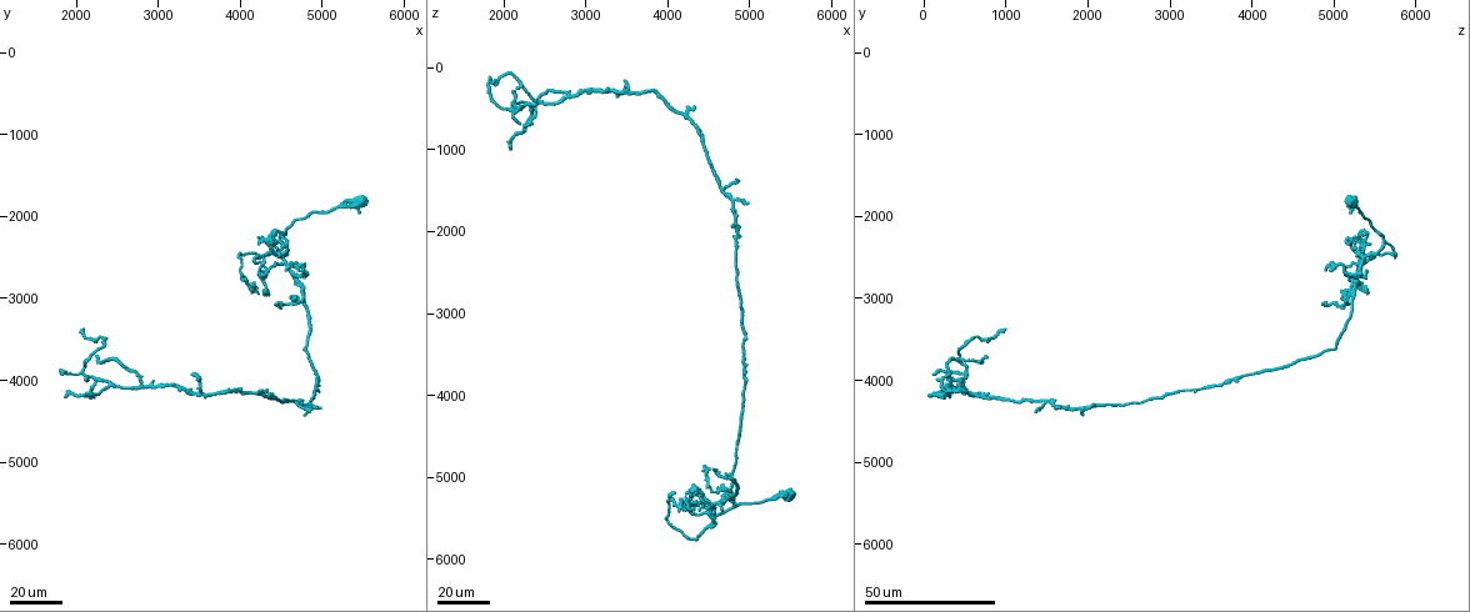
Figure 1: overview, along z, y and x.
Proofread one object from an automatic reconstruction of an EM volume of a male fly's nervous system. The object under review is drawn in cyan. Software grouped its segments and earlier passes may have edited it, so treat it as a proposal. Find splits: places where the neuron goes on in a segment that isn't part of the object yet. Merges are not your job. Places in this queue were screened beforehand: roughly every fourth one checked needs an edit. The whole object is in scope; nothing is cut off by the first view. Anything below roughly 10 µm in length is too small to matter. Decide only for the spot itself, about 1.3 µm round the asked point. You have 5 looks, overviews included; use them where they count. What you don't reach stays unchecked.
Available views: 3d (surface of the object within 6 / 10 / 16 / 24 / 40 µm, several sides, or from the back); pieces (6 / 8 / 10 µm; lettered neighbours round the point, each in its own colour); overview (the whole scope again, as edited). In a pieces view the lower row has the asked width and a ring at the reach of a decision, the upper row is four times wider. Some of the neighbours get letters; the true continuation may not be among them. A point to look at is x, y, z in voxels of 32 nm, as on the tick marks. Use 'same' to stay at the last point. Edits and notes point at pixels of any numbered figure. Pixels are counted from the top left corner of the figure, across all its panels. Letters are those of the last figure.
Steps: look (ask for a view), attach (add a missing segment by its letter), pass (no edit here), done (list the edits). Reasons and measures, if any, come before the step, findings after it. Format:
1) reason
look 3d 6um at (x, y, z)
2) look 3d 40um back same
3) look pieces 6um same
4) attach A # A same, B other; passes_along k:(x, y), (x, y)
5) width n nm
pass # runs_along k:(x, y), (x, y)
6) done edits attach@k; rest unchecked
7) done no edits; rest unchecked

look 3d 24um at (2200, 4150, 650)

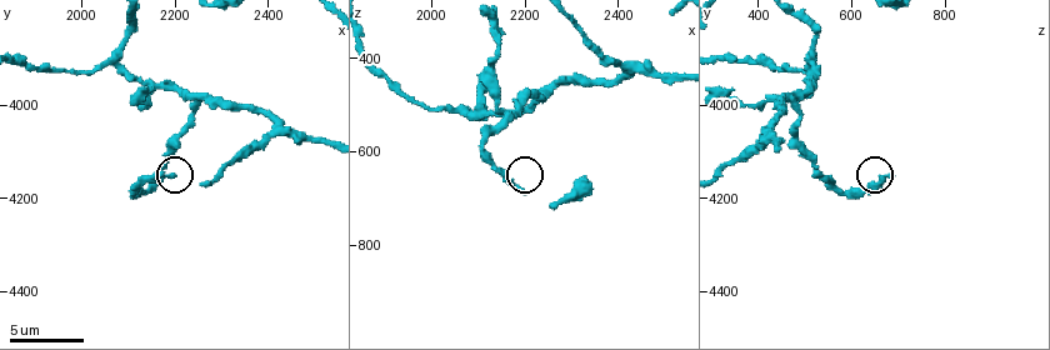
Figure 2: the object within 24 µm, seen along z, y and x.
look pieces 10um at (2195, 4155, 690)

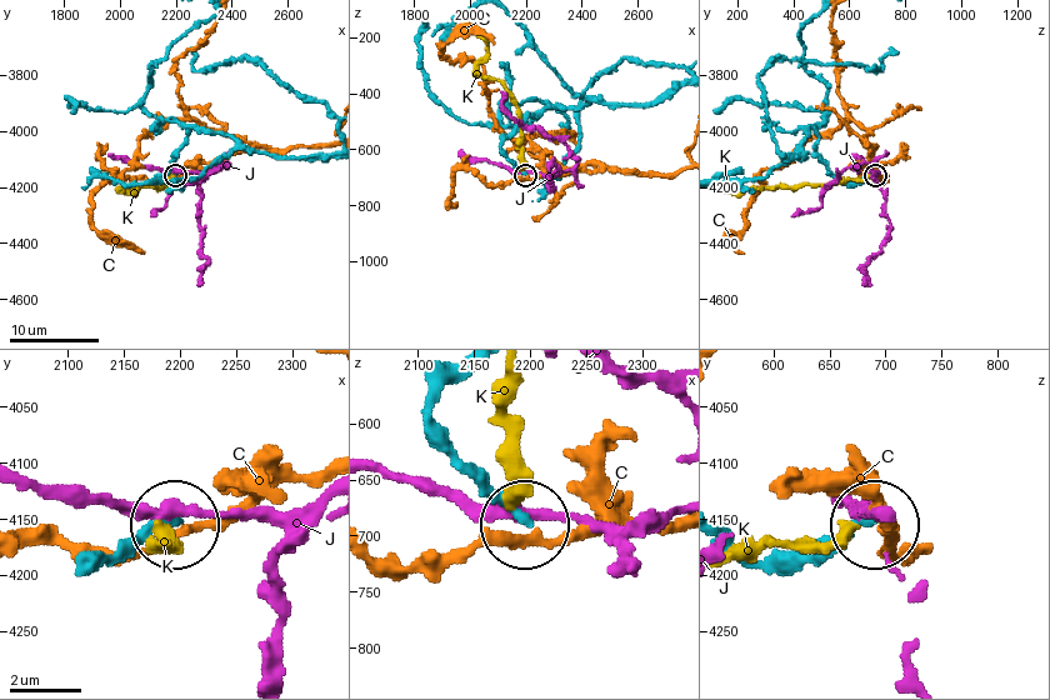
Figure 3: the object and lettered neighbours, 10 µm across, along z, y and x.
pass # C other, J other, K other; runs_along 3:(90, 555), (135, 551), (168, 528); no lettered segment goes on from it

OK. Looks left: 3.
an open end
look 3d 24um at (4350, 4150, 450)

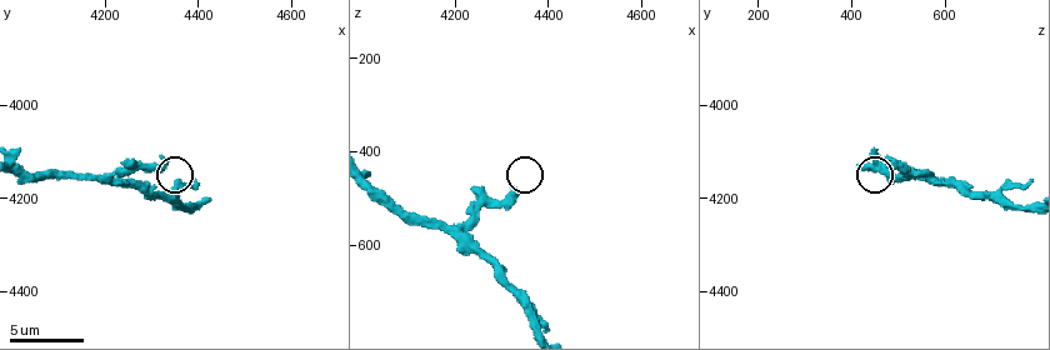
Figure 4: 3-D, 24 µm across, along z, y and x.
look 3d 10um at (4320, 4115, 475)

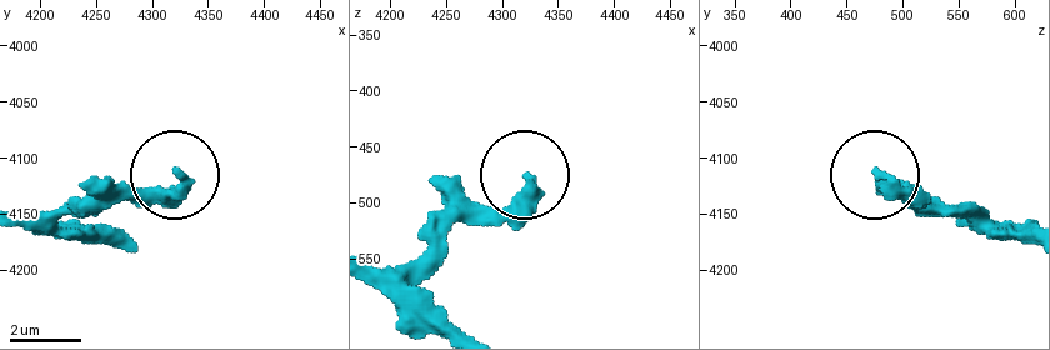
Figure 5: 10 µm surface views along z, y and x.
look pieces 8um at (4322, 4116, 480)

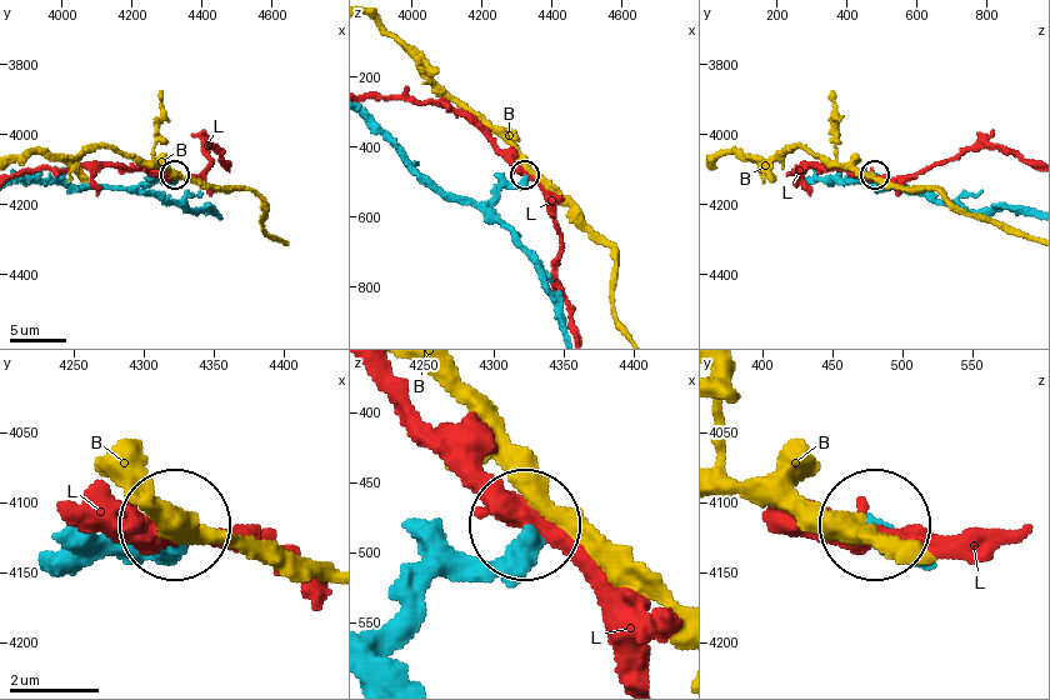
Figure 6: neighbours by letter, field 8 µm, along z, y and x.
pass # B other, L other; runs_along 6:(403, 679), (388, 634), (433, 589), (488, 566), (521, 525); no lettered segment goes on from it

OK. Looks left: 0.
done no edits; rest unchecked

